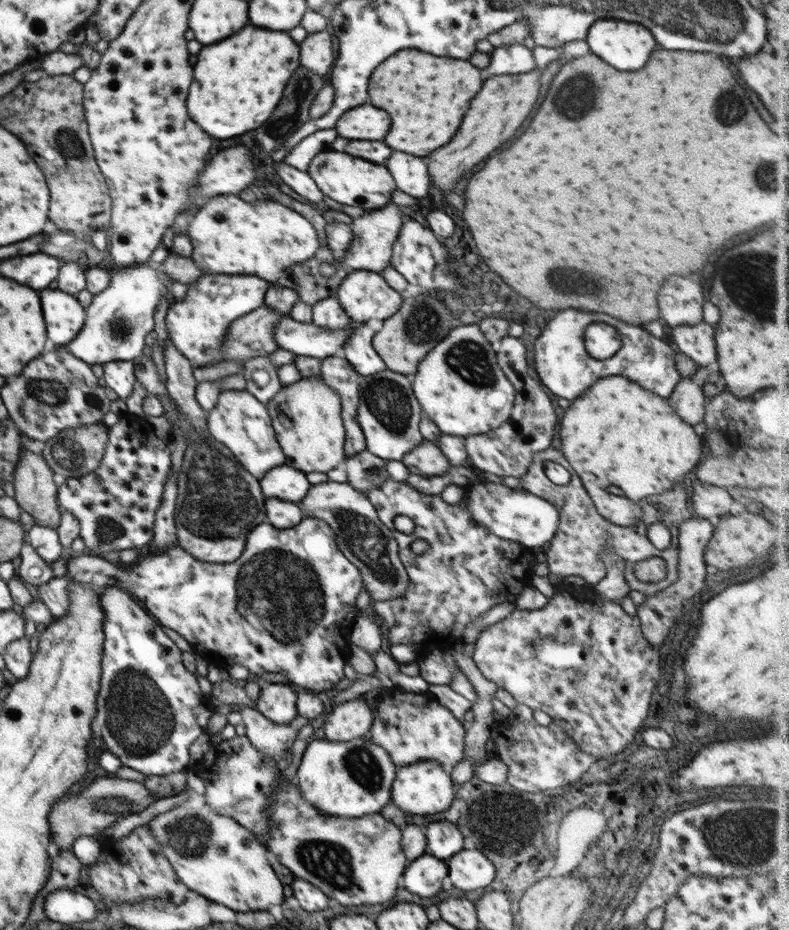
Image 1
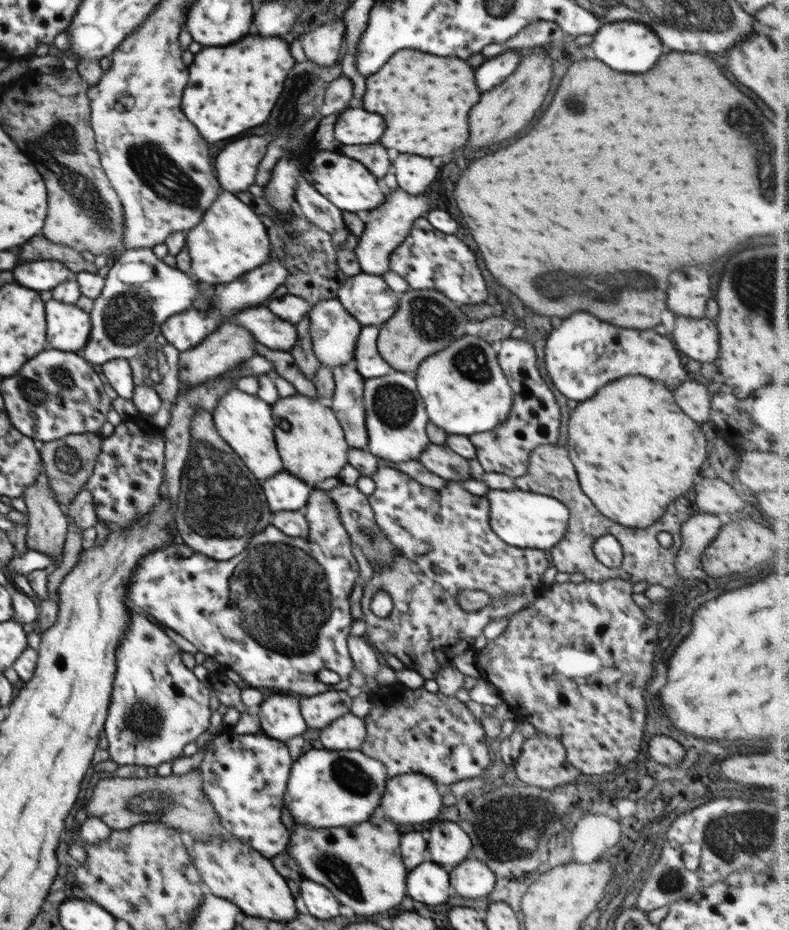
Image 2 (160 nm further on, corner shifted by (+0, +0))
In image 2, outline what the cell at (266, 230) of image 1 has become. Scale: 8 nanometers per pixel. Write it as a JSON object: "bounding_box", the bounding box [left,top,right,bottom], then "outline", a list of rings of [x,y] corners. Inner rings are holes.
{"bounding_box":[185,190,272,286],"outline":[[[221,190],[214,201],[214,208],[210,205],[197,226],[187,231],[185,245],[190,253],[191,275],[208,286],[232,282],[241,274],[267,263],[272,256],[266,228],[258,216],[232,193]]]}

